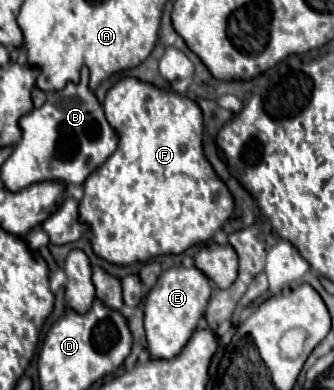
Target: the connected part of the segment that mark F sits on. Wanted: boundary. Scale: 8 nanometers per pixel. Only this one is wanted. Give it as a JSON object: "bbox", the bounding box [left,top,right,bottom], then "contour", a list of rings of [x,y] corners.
{"bbox":[79,78,233,266],"contour":[[[123,78],[107,92],[105,102],[103,102],[103,110],[105,110],[107,122],[115,130],[119,142],[117,142],[117,150],[113,152],[113,156],[101,168],[97,168],[83,184],[85,194],[83,194],[81,202],[79,202],[79,222],[87,224],[89,230],[91,230],[93,252],[99,258],[107,260],[109,264],[131,266],[131,264],[137,264],[137,262],[149,262],[151,258],[157,258],[157,256],[163,256],[163,254],[183,254],[187,248],[211,240],[213,234],[217,230],[221,230],[221,226],[231,216],[231,212],[233,212],[233,196],[229,194],[227,186],[219,180],[219,176],[215,174],[215,170],[211,168],[211,164],[203,156],[203,142],[201,142],[201,138],[203,138],[203,114],[201,114],[199,106],[193,100],[189,100],[189,98],[177,94],[177,92],[159,90],[159,88],[155,88],[151,84],[145,84],[145,82],[137,80],[137,78]]]}

